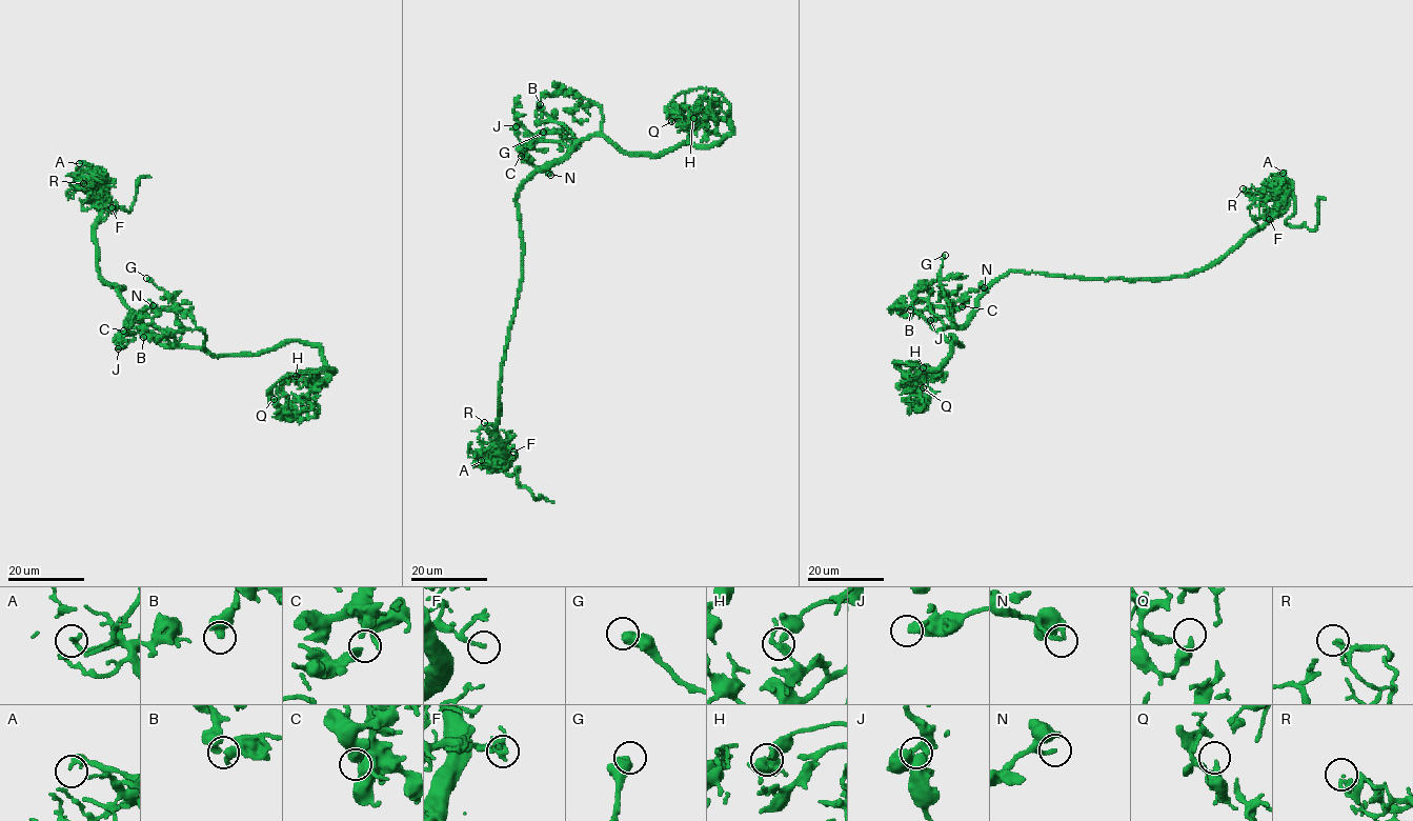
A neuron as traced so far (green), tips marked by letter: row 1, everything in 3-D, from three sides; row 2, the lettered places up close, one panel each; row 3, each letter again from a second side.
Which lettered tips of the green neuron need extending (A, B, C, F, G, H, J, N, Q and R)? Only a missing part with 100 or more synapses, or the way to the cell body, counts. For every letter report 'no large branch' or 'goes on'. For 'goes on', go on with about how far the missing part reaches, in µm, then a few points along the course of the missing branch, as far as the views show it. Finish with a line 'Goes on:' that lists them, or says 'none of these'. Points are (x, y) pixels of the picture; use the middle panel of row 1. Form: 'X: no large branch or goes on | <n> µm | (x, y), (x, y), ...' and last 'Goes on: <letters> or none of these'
A: no large branch
B: no large branch
C: no large branch
F: no large branch
G: no large branch
H: no large branch
J: no large branch
N: no large branch
Q: no large branch
R: no large branch
Goes on: none of these

